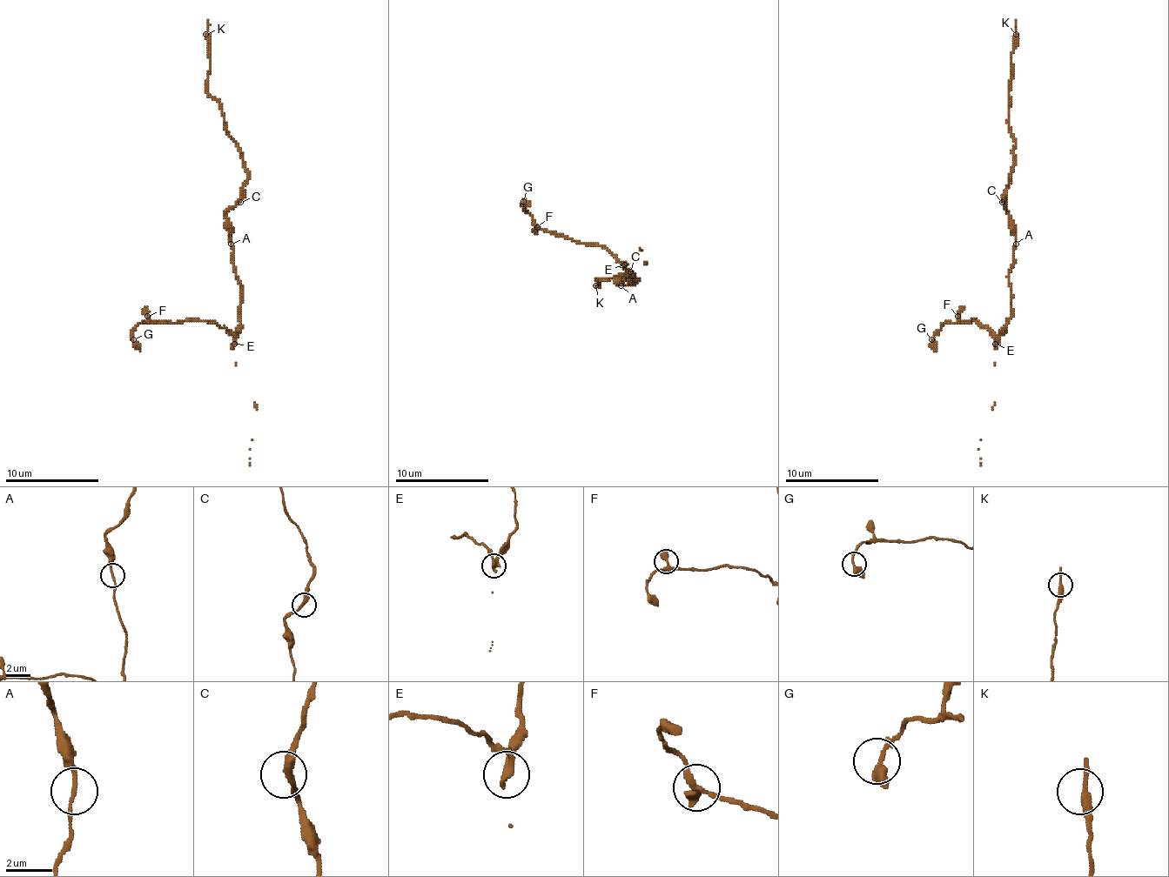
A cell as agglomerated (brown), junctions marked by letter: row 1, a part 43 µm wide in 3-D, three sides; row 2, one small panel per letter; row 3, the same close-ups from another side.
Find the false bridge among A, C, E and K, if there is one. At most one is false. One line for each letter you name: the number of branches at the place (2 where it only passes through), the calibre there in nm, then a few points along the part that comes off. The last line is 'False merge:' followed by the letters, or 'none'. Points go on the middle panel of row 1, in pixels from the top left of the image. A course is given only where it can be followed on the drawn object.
E: branches 2; calibre 260 nm; course (623, 264), (626, 264), (600, 245), (576, 244), (544, 231), (525, 210), (523, 204), (530, 206)
False merge: E

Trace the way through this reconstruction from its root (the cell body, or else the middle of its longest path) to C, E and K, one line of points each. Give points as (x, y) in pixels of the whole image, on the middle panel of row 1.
C: (621, 285), (616, 278), (630, 271)
E: (621, 285), (626, 278), (630, 280), (623, 264)
K: (621, 285), (619, 276), (637, 280), (623, 285), (616, 278), (598, 278), (595, 285)

